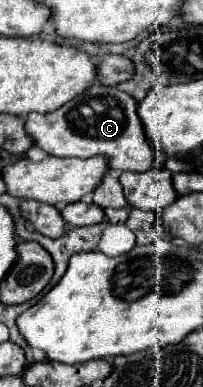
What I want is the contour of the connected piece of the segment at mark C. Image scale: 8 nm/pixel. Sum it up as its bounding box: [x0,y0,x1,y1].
[24,81,158,173]

